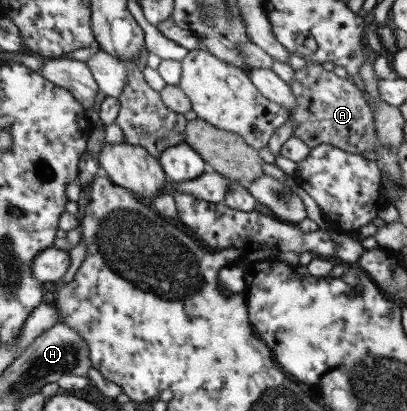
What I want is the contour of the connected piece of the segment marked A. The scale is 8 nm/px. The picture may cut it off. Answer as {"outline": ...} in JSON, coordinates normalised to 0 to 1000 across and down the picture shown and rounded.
{"outline":[[[754,153],[744,170],[725,173],[710,214],[725,234],[725,260],[710,270],[710,290],[720,309],[722,333],[744,341],[759,363],[776,360],[791,348],[823,350],[835,365],[855,372],[892,375],[921,365],[921,292],[916,273],[894,243],[887,219],[860,192],[838,192],[818,175],[803,175],[784,153]]]}

